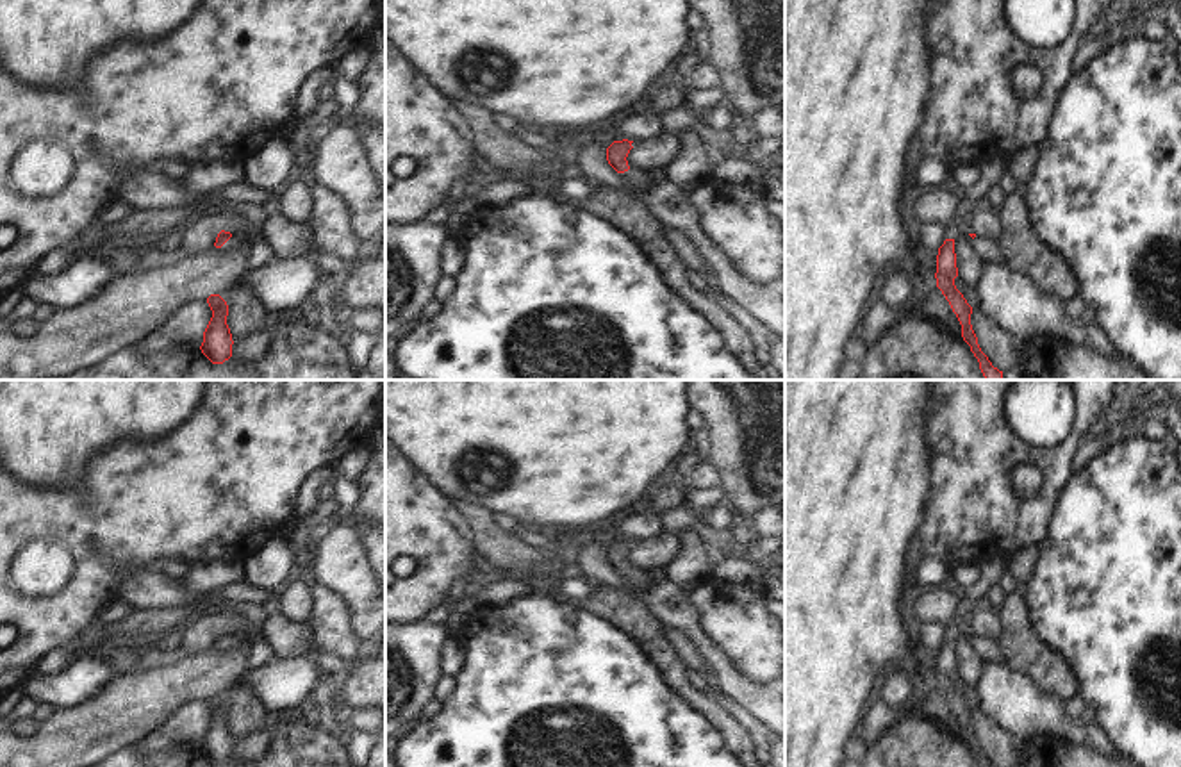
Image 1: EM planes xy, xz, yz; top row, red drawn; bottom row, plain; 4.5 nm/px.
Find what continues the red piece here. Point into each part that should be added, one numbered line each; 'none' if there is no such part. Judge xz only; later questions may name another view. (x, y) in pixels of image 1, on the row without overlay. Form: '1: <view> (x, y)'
1: xz (628, 577)

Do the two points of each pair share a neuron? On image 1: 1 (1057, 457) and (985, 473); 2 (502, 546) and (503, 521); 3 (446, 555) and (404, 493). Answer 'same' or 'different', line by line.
1: same
2: different
3: same

